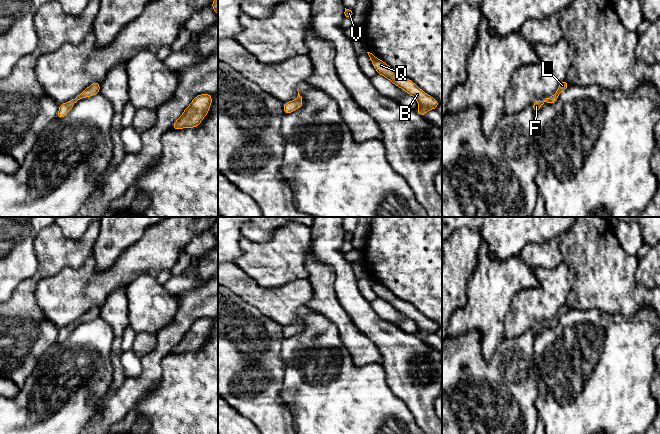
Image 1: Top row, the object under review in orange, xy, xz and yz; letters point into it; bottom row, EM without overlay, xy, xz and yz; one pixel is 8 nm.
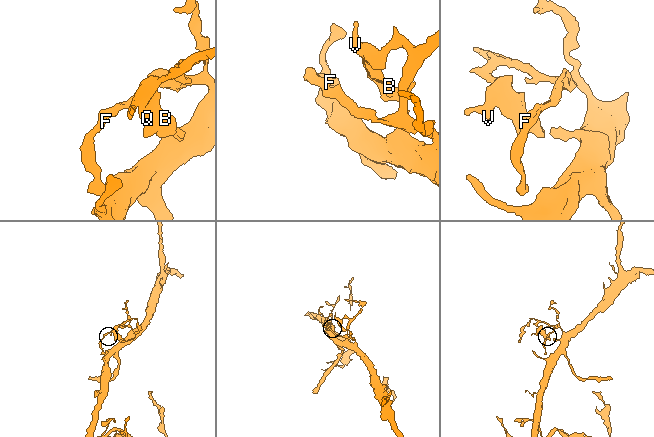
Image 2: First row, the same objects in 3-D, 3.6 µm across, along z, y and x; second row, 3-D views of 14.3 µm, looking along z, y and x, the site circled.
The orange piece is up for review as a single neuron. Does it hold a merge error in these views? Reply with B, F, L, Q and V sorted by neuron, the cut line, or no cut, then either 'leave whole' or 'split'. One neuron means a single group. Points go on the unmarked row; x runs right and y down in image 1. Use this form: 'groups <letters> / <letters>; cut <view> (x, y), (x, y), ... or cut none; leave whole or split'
groups B F L Q V; cut none; leave whole

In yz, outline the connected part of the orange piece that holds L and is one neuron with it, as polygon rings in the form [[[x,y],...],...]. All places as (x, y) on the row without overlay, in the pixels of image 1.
[[[564,304],[562,305],[559,310],[558,310],[558,313],[556,314],[556,316],[549,322],[546,322],[545,324],[543,325],[535,325],[534,326],[534,329],[533,329],[533,332],[535,335],[538,335],[540,333],[540,331],[545,327],[554,327],[557,325],[558,323],[558,320],[564,315],[567,313],[567,311],[569,310],[569,307]]]

